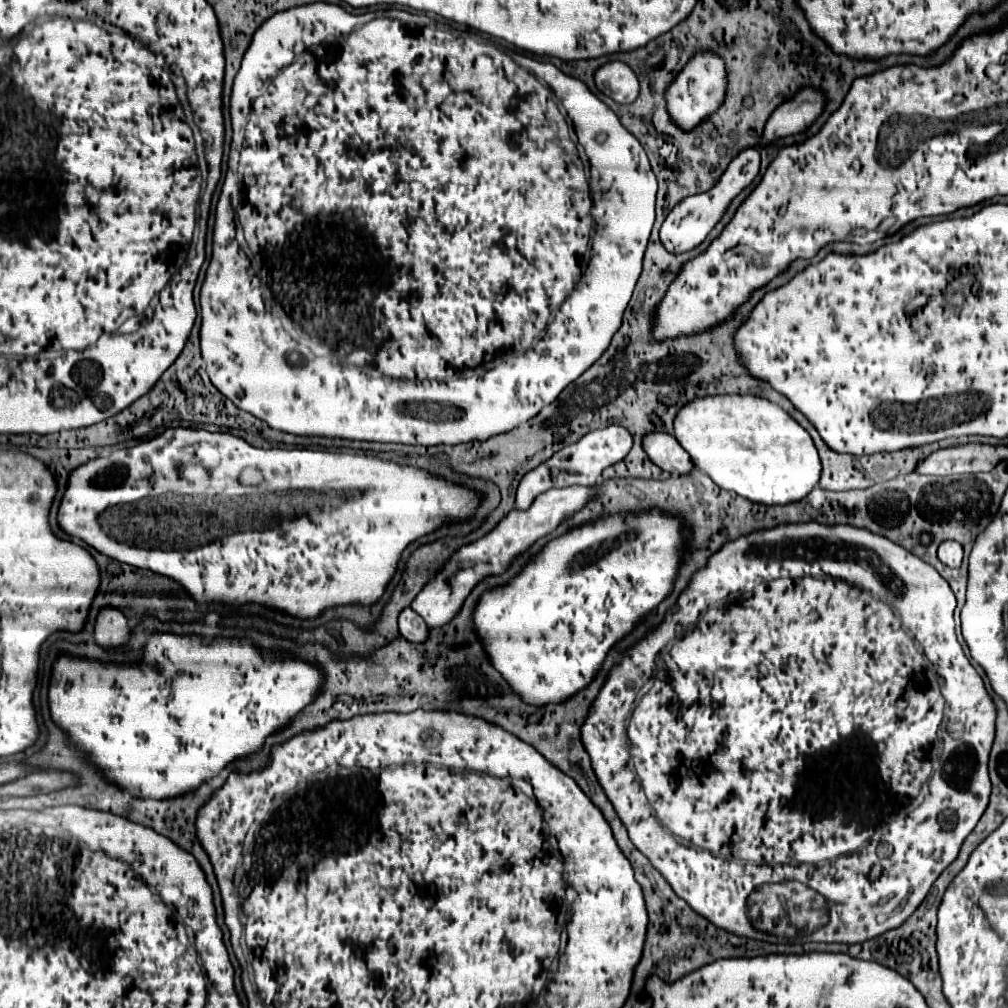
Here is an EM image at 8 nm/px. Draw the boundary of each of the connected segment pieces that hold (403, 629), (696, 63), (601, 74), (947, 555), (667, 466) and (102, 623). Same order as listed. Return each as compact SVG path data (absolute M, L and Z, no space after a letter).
M410 607L402 609L402 613L398 615L398 629L400 635L408 641L424 641L428 635L428 625Z
M712 53L696 55L696 57L692 57L688 61L686 69L682 69L678 73L678 77L674 79L674 83L666 91L668 113L678 123L678 127L690 131L702 119L706 119L708 115L712 115L716 111L716 107L724 99L724 91L726 91L726 69L724 69L724 61L720 57L716 57L716 55L712 55Z
M622 61L602 65L594 79L596 87L616 103L630 105L630 101L638 99L638 77L634 77L634 71Z
M944 541L938 547L938 559L948 567L960 567L960 563L962 563L962 545L958 541Z
M648 433L646 437L642 437L642 447L646 449L650 461L672 475L686 475L692 469L690 455L684 453L674 435Z
M102 607L96 615L94 637L100 645L122 645L128 633L128 621L116 607Z

